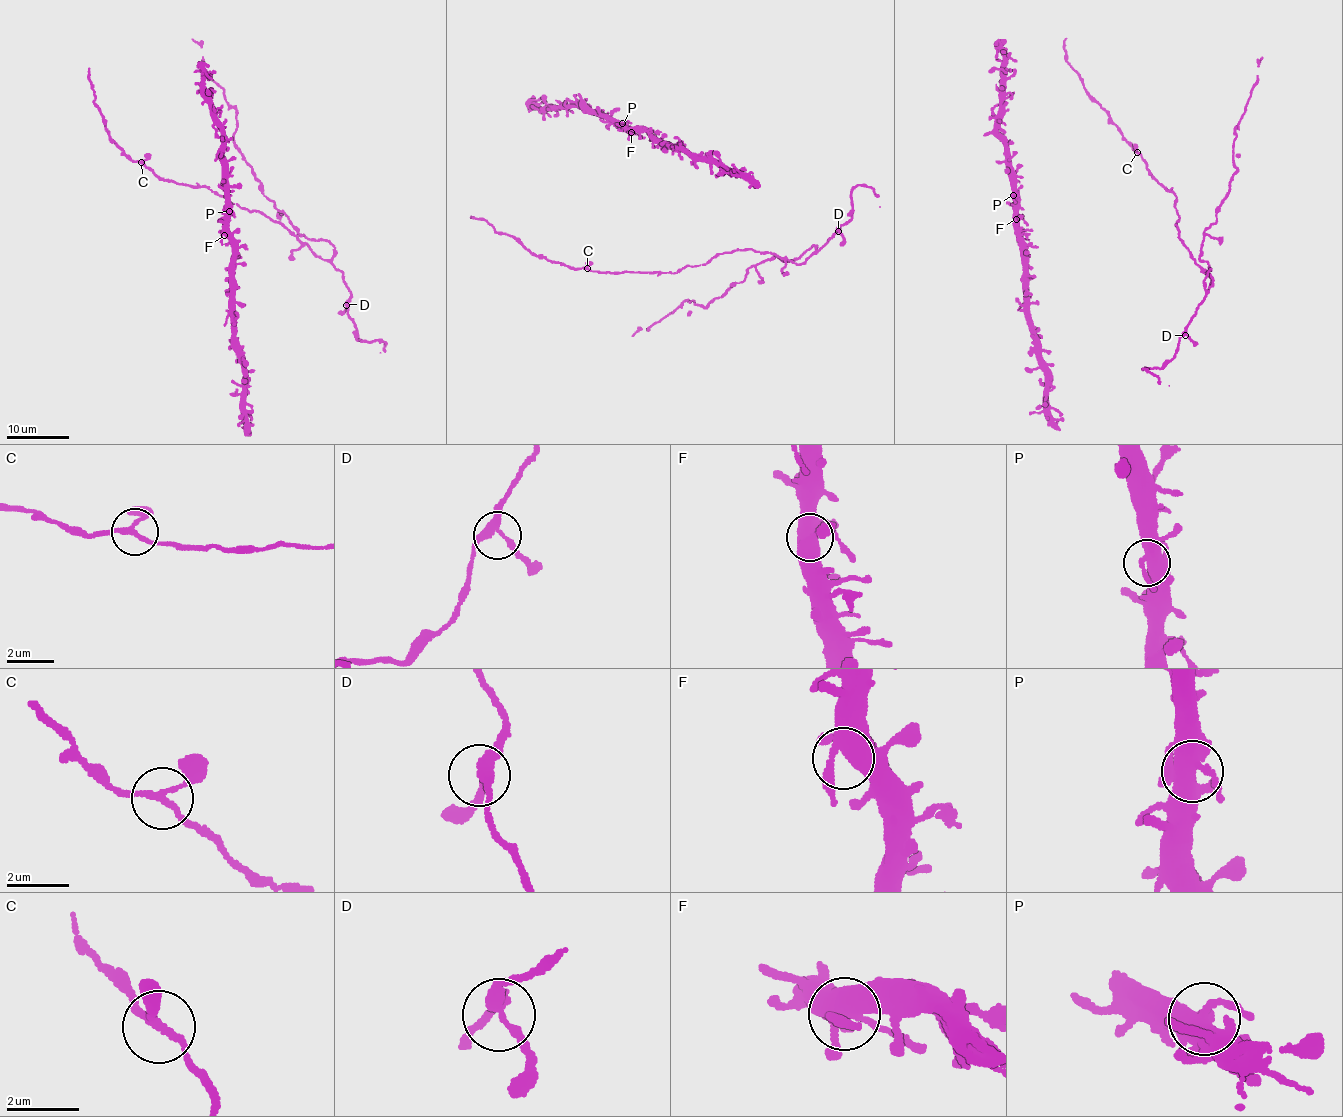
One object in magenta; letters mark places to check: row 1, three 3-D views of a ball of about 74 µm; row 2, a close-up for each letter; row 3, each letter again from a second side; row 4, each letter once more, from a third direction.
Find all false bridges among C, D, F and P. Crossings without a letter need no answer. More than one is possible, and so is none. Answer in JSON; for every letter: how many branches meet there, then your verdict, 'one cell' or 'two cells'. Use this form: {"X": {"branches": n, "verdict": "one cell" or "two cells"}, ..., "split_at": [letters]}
{"C": {"branches": 3, "verdict": "one cell"}, "D": {"branches": 3, "verdict": "one cell"}, "F": {"branches": 5, "verdict": "one cell"}, "P": {"branches": 6, "verdict": "one cell"}, "split_at": []}

